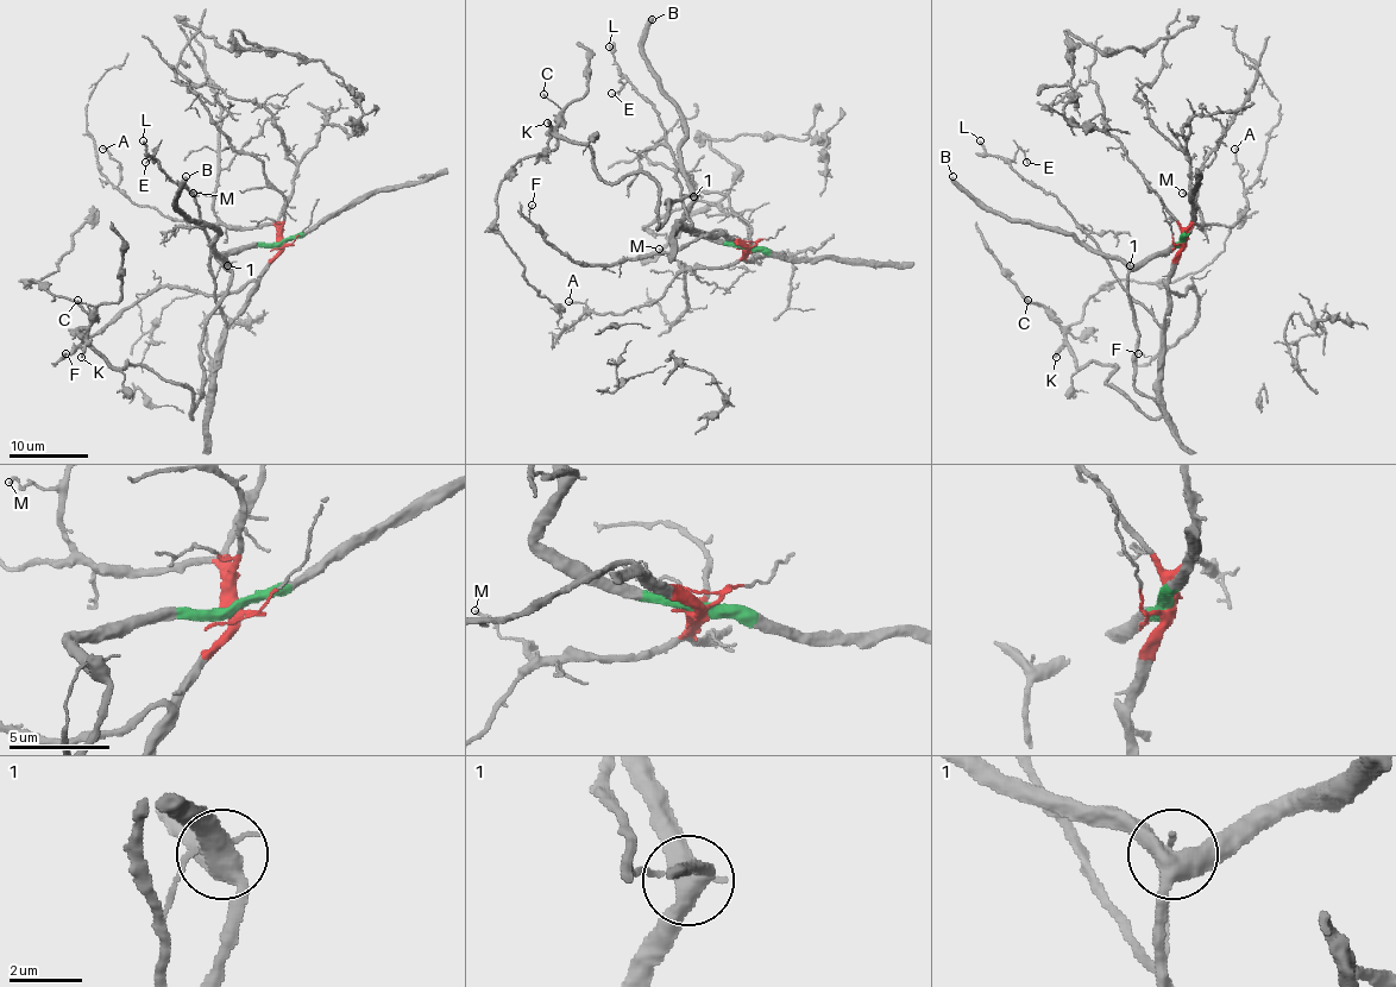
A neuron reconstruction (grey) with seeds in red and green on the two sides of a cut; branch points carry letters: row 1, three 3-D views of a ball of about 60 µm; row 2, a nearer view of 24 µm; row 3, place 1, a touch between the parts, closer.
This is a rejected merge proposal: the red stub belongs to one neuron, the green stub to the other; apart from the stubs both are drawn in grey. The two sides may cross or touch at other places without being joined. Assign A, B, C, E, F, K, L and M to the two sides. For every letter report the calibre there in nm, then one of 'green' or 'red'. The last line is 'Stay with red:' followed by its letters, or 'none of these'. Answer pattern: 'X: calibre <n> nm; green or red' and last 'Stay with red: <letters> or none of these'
A: calibre 150 nm; red
B: calibre 440 nm; green
C: calibre 150 nm; green
E: calibre 110 nm; red
F: calibre 100 nm; red
K: calibre 280 nm; green
L: calibre 180 nm; red
M: calibre 120 nm; red
Stay with red: A, E, F, L, M

